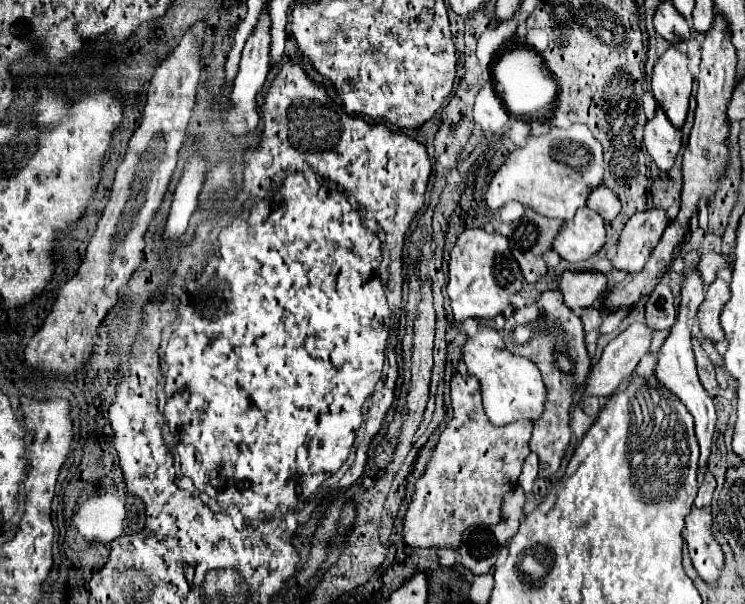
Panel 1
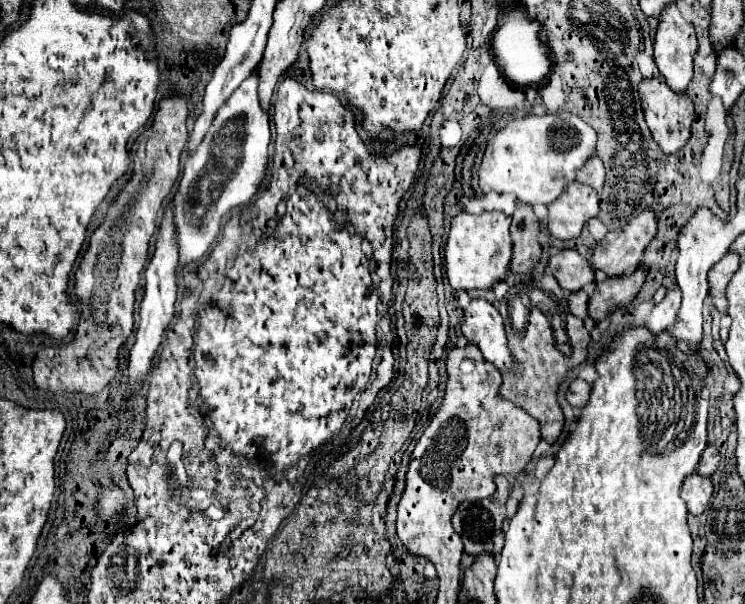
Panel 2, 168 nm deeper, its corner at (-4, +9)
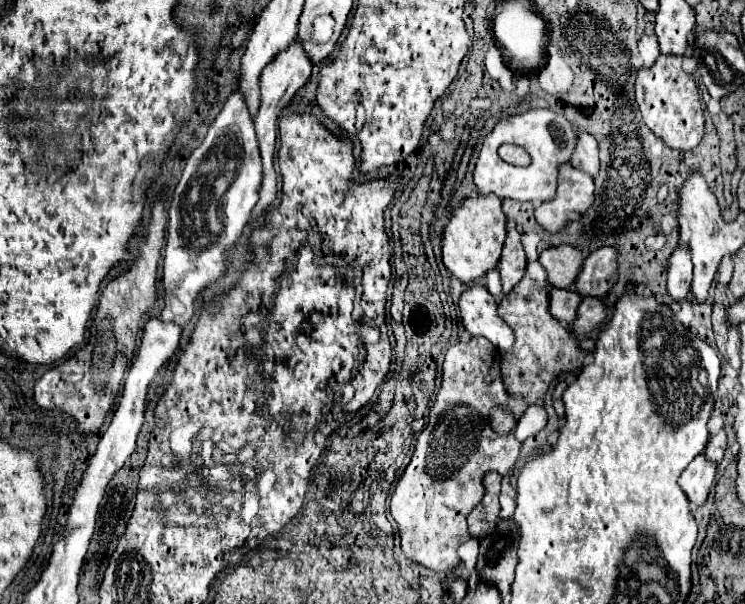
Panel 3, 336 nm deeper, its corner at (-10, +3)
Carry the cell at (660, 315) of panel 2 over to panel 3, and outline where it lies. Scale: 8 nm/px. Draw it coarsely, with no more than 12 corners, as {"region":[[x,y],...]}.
{"region":[[678,241],[670,255],[668,291],[684,303],[692,281],[688,245]]}

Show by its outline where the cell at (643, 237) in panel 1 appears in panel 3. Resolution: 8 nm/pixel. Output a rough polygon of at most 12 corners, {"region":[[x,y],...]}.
{"region":[[612,247],[584,259],[576,277],[582,297],[604,297],[618,277]]}

